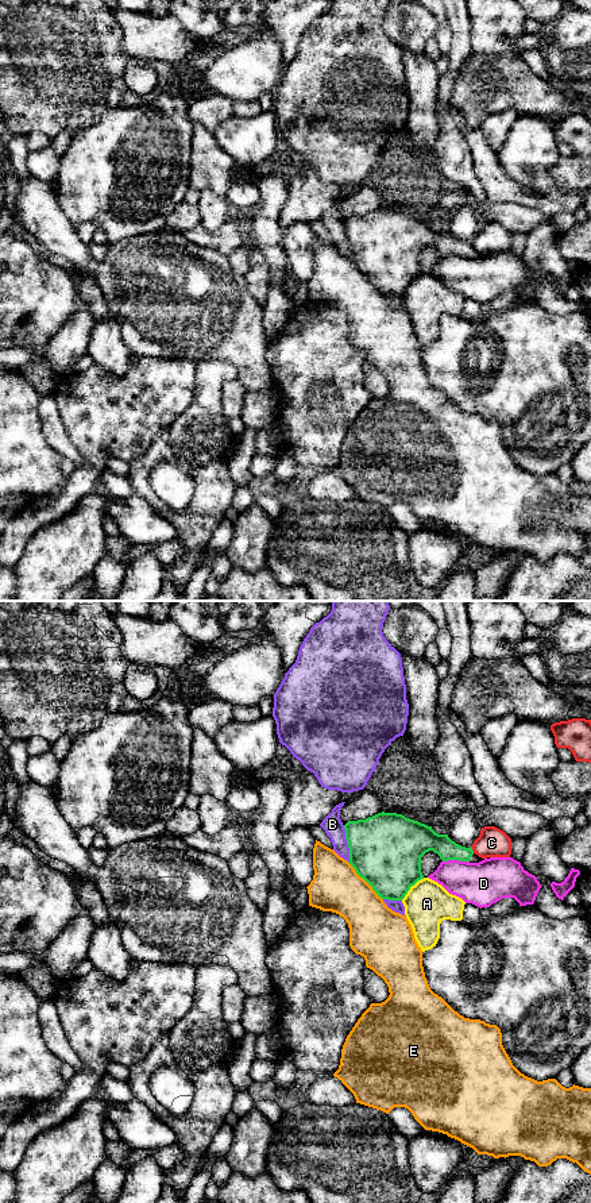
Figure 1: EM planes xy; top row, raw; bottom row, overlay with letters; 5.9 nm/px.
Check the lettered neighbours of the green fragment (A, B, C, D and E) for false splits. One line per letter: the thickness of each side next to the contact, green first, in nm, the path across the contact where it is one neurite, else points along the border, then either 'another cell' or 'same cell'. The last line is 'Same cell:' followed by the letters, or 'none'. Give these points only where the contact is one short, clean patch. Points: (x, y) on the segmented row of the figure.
A: 420 nm thick on the green side, 280 nm on the other; another cell
B: 440 nm thick on the green side, 120 nm on the other; another cell
C: 120 nm thick on the green side, 180 nm on the other; border along xy (470, 847), (474, 852); another cell
D: 190 nm thick on the green side, 260 nm on the other; another cell
E: 440 nm thick on the green side, 300 nm on the other; another cell
Same cell: none

